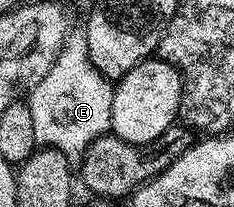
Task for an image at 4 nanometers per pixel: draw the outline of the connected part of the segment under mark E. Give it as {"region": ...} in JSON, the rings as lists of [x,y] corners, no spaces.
{"region":[[[72,32],[53,67],[49,67],[49,75],[29,94],[36,146],[59,149],[68,161],[78,162],[87,148],[110,130],[114,94],[114,84],[103,77],[89,59],[86,36]]]}

